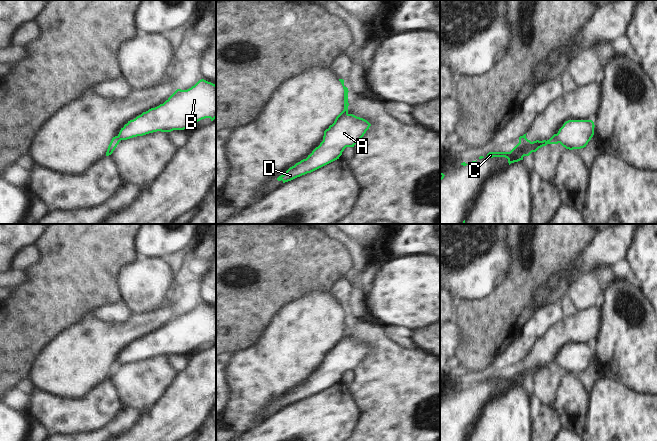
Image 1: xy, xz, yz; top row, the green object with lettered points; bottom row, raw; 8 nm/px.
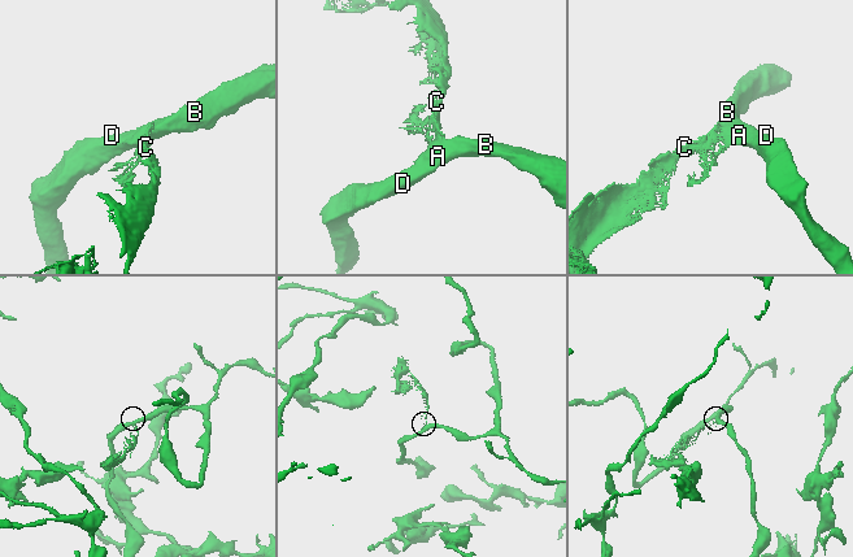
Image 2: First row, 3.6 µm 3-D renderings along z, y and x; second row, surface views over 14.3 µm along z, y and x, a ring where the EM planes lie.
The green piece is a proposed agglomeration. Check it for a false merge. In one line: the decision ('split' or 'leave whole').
split

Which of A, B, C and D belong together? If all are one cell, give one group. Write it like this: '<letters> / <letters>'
A B D / C

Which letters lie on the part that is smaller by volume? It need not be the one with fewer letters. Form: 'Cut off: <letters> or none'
Cut off: C

